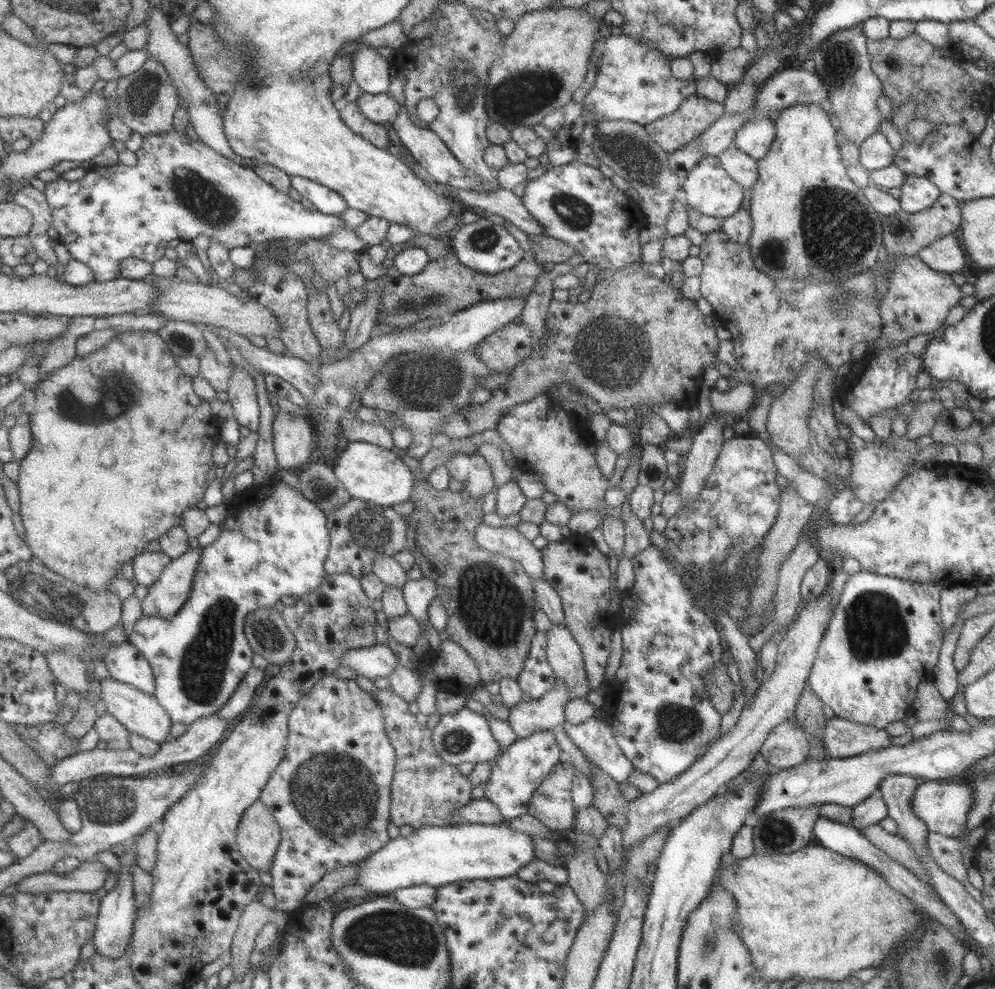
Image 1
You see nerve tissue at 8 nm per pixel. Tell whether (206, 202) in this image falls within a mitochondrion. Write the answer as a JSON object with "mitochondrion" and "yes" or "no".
{"mitochondrion":"yes"}

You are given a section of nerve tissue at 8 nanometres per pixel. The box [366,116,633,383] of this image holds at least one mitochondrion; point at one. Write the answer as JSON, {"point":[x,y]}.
{"point":[574,213]}

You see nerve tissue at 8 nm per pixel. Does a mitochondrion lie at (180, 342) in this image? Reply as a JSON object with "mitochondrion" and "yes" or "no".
{"mitochondrion":"yes"}

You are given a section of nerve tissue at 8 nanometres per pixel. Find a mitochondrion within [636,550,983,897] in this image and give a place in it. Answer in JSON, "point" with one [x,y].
{"point":[875,625]}

